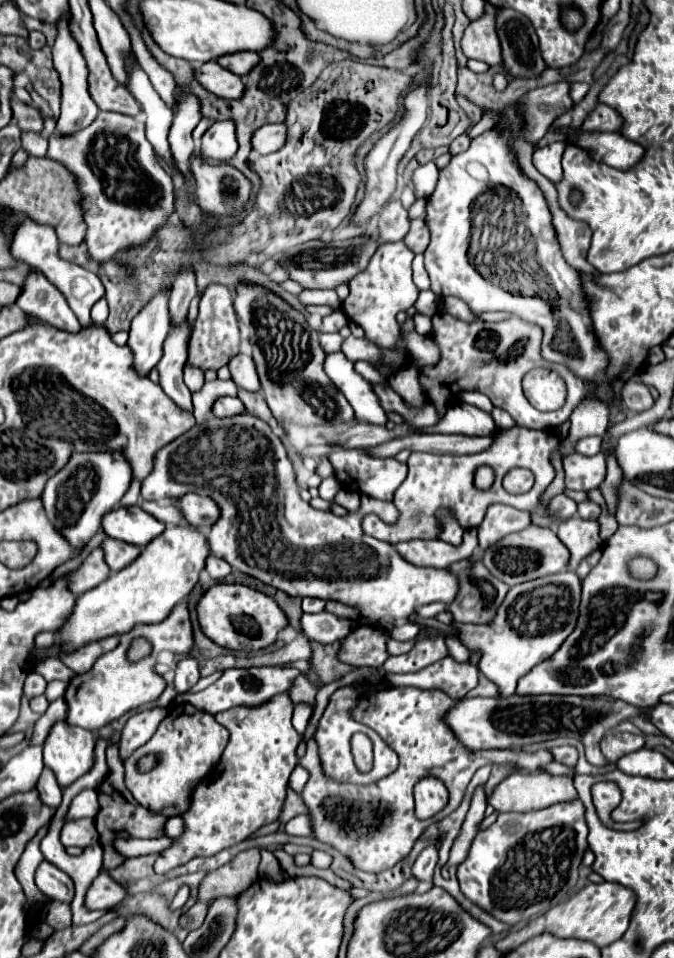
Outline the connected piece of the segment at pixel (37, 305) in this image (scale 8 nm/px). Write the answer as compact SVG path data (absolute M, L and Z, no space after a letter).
M32 269L26 275L22 283L22 295L16 301L16 305L24 313L32 313L58 329L64 329L70 333L80 331L80 323L72 313L72 309L68 307L64 295L36 269Z

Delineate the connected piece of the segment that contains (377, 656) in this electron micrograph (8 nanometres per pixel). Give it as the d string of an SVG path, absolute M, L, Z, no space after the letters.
M356 625L350 631L338 651L338 659L346 665L380 667L390 655L386 649L386 633L374 625Z

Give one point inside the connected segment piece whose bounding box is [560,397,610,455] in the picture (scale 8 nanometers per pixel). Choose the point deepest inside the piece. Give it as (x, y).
(591, 417)

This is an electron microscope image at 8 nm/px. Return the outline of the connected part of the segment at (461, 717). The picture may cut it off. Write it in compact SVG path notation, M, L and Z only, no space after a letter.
M510 695L510 697L464 697L462 701L458 701L452 711L448 711L448 715L444 715L444 723L448 723L448 727L452 727L452 733L456 735L456 739L460 739L460 743L464 743L464 747L470 747L470 751L480 751L480 749L520 749L524 745L530 743L538 743L538 741L548 741L548 739L556 739L556 737L574 737L580 739L584 743L585 756L588 763L596 765L596 767L604 767L604 755L598 747L600 739L612 729L616 727L620 721L630 719L632 715L636 715L638 709L610 699L610 697L576 697L576 695Z

